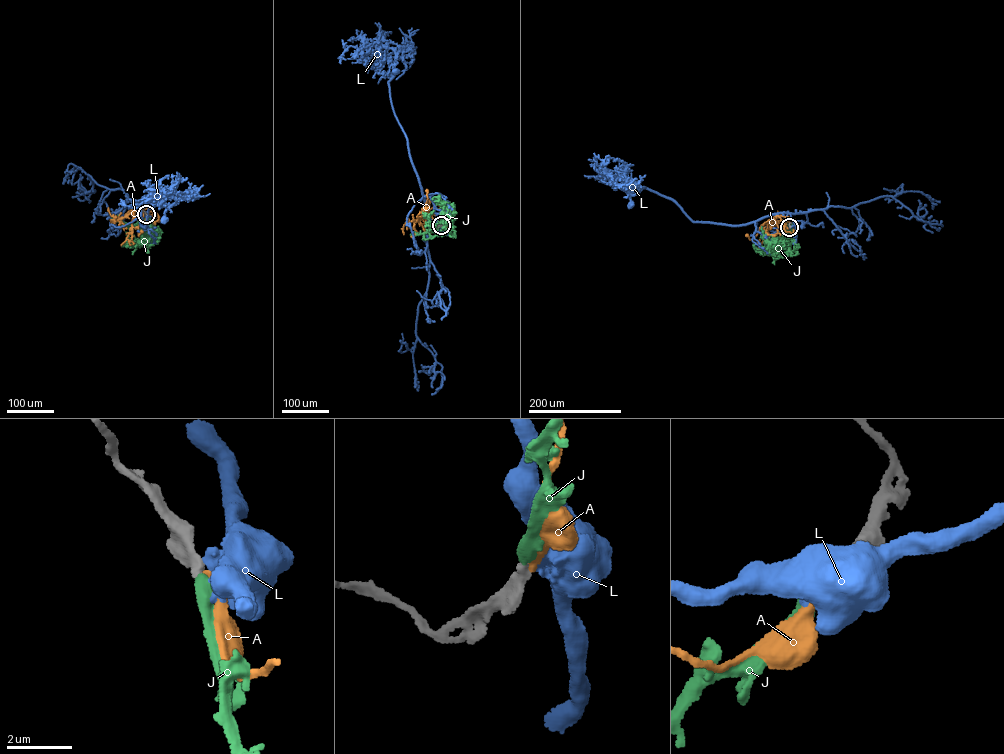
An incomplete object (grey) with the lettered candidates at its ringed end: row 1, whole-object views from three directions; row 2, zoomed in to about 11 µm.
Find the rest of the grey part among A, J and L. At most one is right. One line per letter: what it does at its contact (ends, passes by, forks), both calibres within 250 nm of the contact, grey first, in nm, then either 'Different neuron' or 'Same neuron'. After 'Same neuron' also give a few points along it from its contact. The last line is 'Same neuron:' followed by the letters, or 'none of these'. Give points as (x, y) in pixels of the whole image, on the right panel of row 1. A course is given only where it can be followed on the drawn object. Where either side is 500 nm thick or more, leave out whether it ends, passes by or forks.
A: It ends there. Thickness 400 nm (grey) against 300 nm. Different neuron
J: It ends there. Thickness 340 nm (grey) against 440 nm. Same neuron. Its course: (789, 227), (784, 232), (780, 251), (757, 249), (754, 244)
L: Thickness 440 nm (grey) against 550 nm. Different neuron
Same neuron: J

